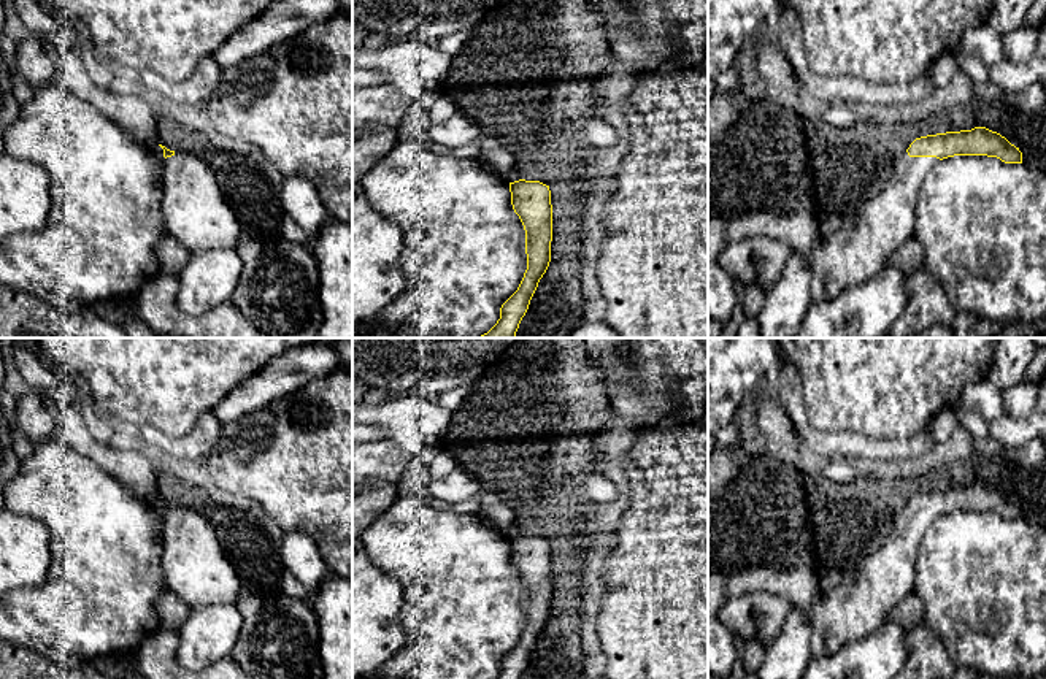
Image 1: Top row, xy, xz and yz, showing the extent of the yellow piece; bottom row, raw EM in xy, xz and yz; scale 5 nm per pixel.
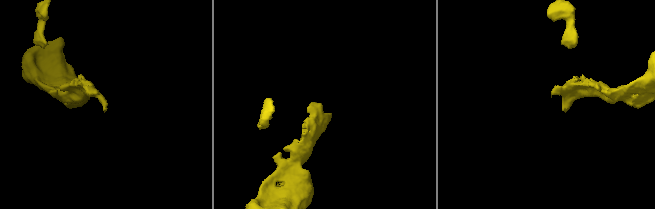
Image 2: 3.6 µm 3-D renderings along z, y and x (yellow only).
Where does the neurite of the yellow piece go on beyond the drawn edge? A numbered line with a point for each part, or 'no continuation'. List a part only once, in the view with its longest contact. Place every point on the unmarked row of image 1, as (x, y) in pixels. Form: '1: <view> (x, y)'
1: yz (859, 603)

